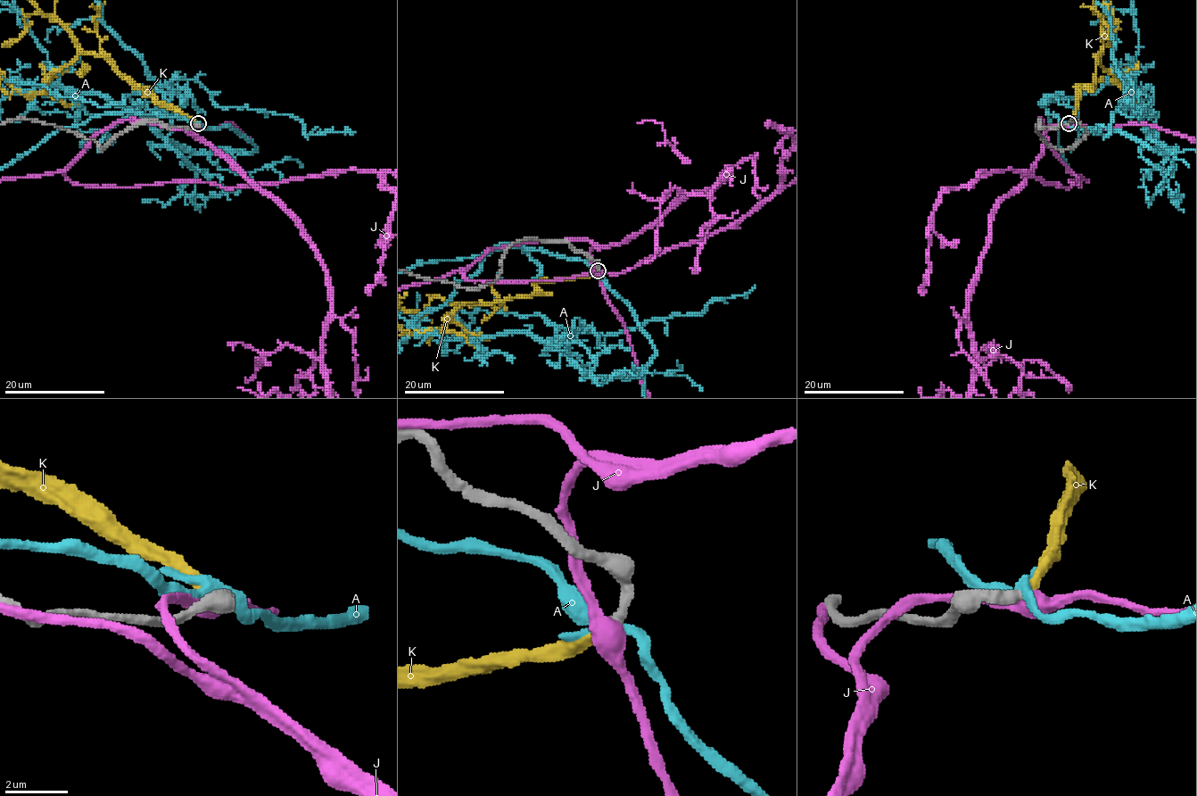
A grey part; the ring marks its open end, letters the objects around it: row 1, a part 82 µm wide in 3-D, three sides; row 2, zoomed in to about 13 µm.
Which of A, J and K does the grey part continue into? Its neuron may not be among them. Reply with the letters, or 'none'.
K

